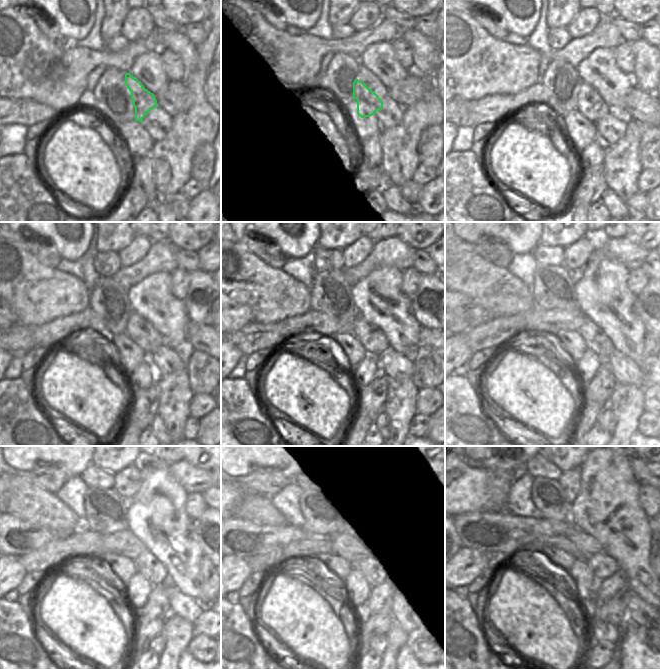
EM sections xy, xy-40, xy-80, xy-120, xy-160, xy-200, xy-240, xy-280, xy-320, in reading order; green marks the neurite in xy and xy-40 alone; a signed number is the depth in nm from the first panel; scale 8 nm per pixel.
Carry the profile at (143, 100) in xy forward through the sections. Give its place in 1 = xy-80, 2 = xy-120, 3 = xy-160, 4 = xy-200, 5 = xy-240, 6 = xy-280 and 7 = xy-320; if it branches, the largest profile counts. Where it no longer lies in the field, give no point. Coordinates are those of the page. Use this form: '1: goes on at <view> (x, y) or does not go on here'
1: goes on at xy-80 (590, 104)
2: goes on at xy-120 (139, 329)
3: goes on at xy-160 (372, 338)
4: goes on at xy-200 (596, 340)
5: goes on at xy-240 (148, 565)
6: goes on at xy-280 (373, 566)
7: goes on at xy-320 (603, 566)

